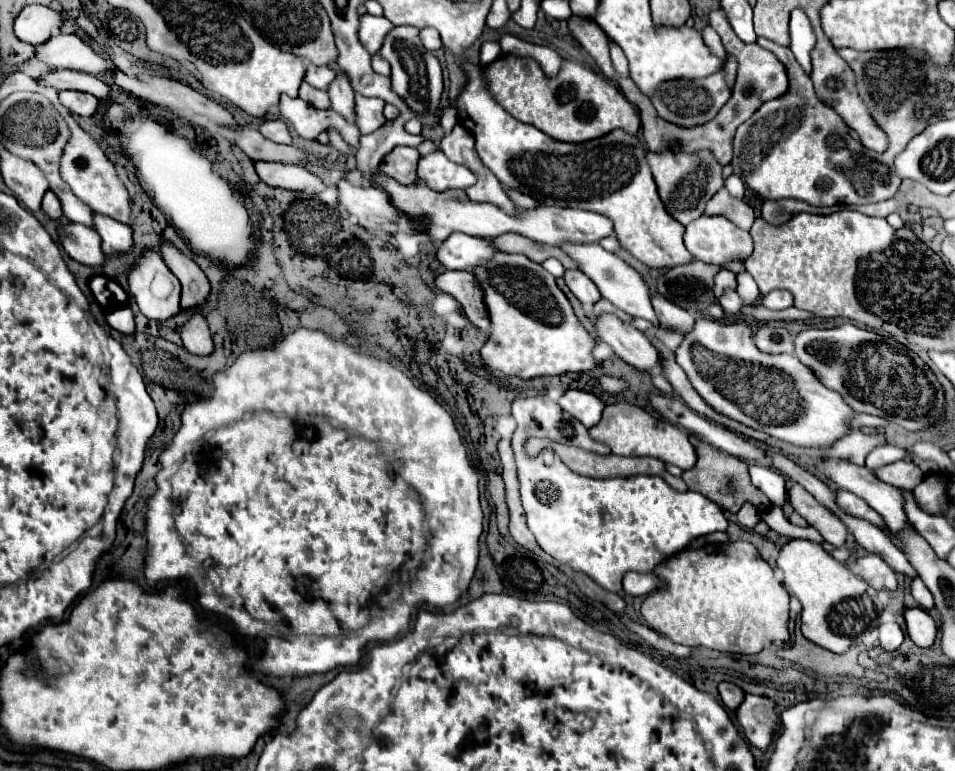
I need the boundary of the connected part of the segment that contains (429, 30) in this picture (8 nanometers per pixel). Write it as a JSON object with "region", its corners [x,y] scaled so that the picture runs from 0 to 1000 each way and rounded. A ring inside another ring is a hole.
{"region":[[[445,35],[445,38],[441,40],[441,53],[443,53],[443,58],[445,58],[449,66],[458,66],[458,64],[464,61],[464,58],[462,58],[462,45],[460,45],[460,40],[453,38],[453,35]]]}

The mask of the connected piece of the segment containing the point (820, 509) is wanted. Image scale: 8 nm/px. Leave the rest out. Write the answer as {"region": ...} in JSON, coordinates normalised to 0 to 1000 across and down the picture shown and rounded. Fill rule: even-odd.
{"region":[[[830,629],[826,634],[826,652],[830,655],[830,660],[845,673],[845,678],[849,684],[853,684],[866,704],[874,707],[874,709],[883,709],[885,699],[887,699],[887,684],[885,678],[866,658],[862,658],[847,637],[843,637],[839,629]]]}

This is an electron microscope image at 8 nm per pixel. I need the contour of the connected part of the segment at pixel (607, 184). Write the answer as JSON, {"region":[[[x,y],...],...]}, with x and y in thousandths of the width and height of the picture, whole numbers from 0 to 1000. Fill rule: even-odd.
{"region":[[[489,77],[483,82],[489,97],[489,110],[479,126],[479,154],[495,173],[497,193],[504,209],[518,224],[529,245],[539,245],[569,266],[604,268],[640,281],[652,323],[680,346],[692,349],[724,339],[724,328],[715,318],[717,294],[698,276],[675,206],[675,191],[667,175],[644,167],[613,185],[577,180],[562,165],[537,154],[518,131],[518,126],[512,121],[510,105],[506,102],[504,84],[497,84]]]}

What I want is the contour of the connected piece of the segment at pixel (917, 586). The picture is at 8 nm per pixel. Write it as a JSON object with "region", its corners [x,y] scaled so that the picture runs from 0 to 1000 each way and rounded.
{"region":[[[962,748],[956,751],[956,756],[954,756],[954,769],[956,769],[958,780],[960,780],[966,790],[977,790],[977,787],[979,787],[975,767],[969,761],[969,756],[966,756]]]}

